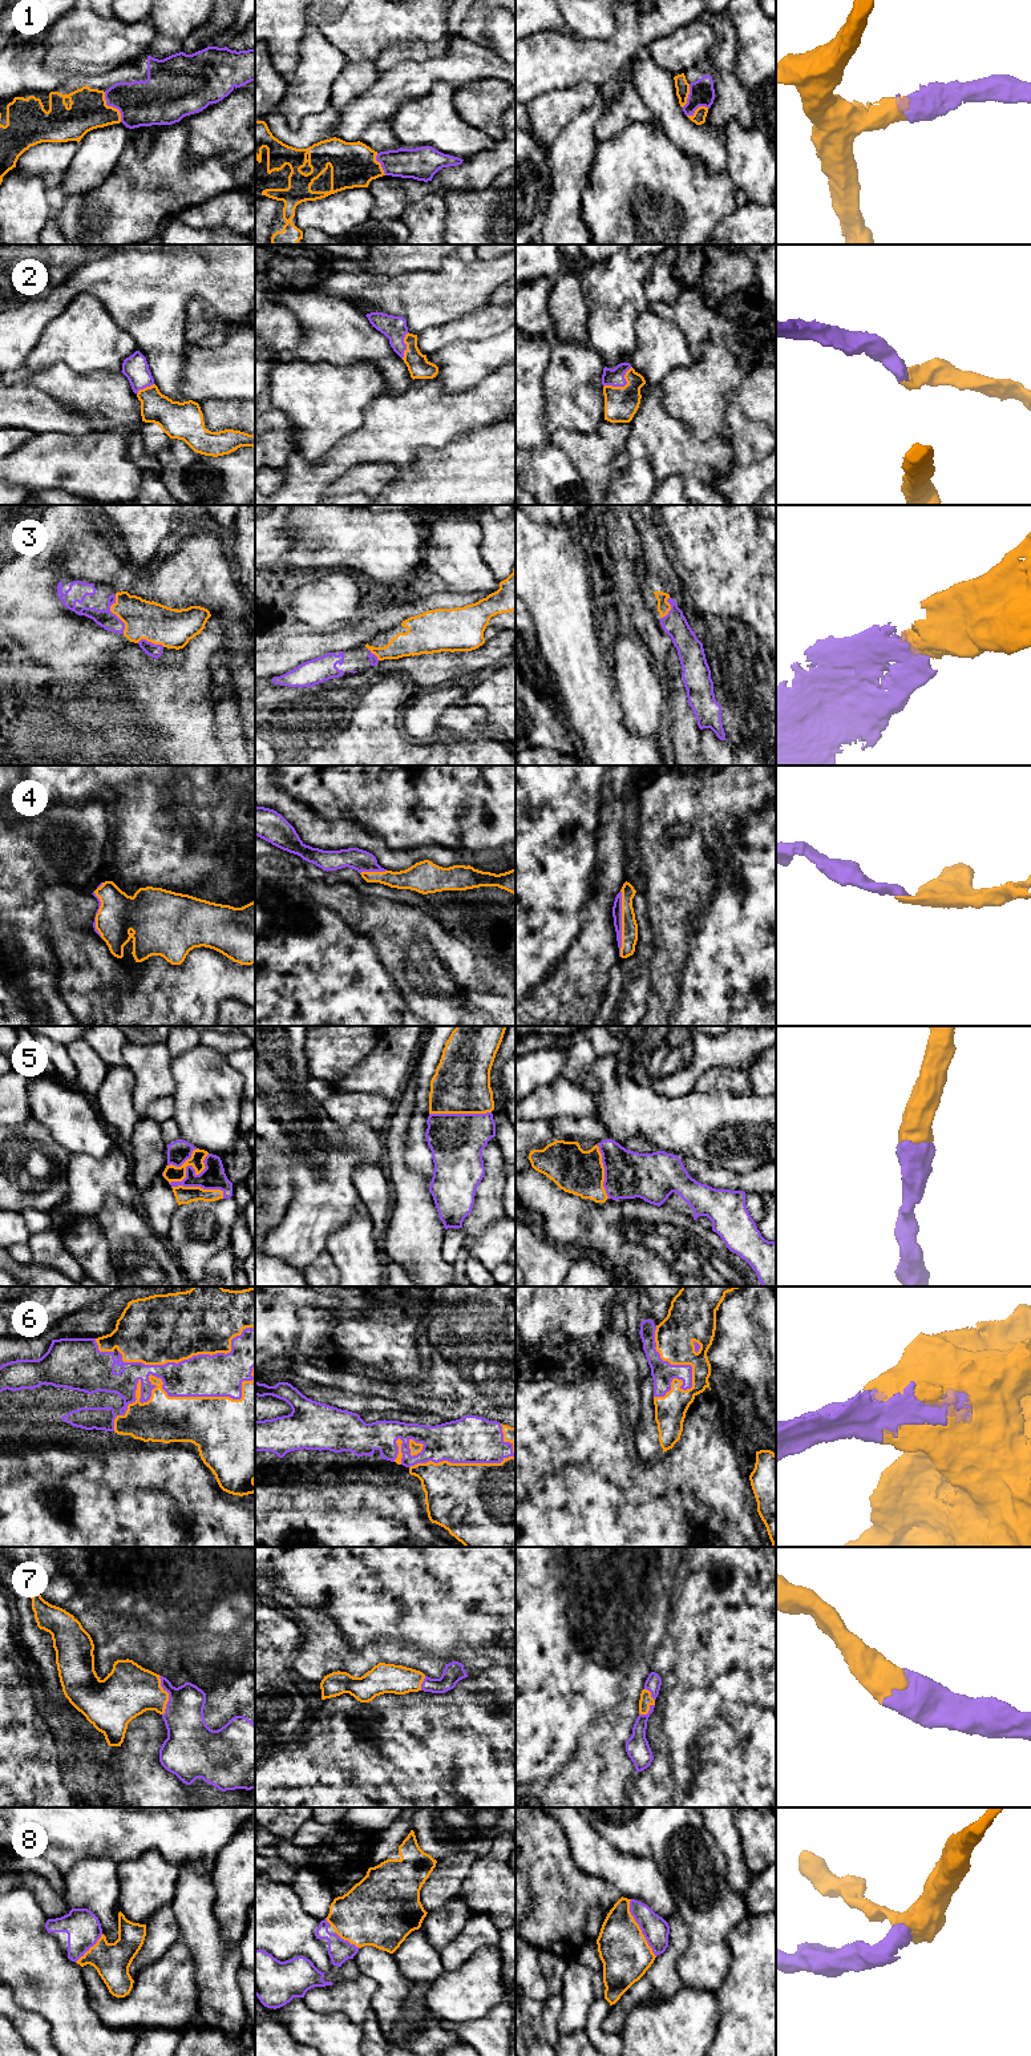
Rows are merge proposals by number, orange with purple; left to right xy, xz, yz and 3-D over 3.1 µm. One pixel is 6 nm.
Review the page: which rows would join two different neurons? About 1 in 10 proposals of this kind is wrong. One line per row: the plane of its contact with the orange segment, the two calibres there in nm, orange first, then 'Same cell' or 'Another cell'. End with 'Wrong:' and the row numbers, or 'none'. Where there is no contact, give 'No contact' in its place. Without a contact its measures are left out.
1: Touches orange in xy. Thickness 240 nm (orange) against 280 nm. Same cell
2: Touches orange in yz. Thickness 200 nm (orange) against 110 nm. Same cell
3: Touches orange in xy. Thickness 240 nm (orange) against 110 nm. Same cell
4: Touches orange in yz. Thickness 100 nm (orange) against 60 nm. Same cell
5: Touches orange in xy. Thickness 100 nm (orange) against 150 nm. Same cell
6: Touches orange in xy. Thickness 340 nm (orange) against 260 nm. Same cell
7: Touches orange in xy. Thickness 320 nm (orange) against 240 nm. Same cell
8: Touches orange in yz. Thickness 300 nm (orange) against 160 nm. Same cell
Wrong: none

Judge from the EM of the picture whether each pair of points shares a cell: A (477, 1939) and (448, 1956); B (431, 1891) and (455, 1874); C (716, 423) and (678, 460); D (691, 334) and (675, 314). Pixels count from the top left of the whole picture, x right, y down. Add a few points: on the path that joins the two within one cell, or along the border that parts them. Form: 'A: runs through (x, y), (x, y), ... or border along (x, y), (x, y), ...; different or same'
A: runs through (470, 1939), (455, 1954); same
B: runs through (436, 1890), (449, 1877); same
C: border along (675, 417), (702, 440), (722, 437); different
D: runs through (690, 328), (680, 319); same

